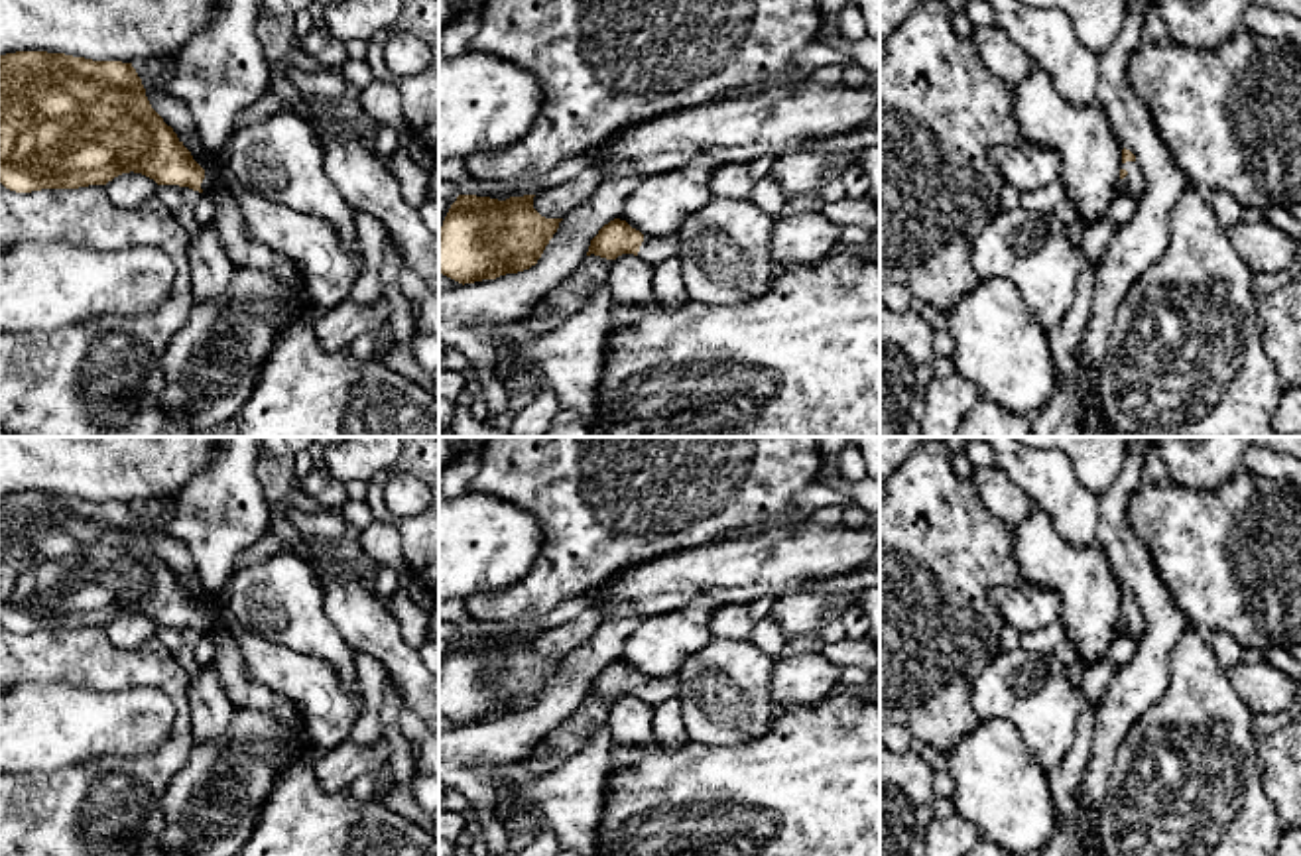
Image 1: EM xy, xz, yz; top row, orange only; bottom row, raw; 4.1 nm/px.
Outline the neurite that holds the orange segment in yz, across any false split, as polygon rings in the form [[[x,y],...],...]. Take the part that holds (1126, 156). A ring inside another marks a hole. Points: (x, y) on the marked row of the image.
[[[1122,150],[1122,169],[1118,187],[1122,193],[1140,195],[1144,191],[1142,167],[1136,161],[1136,155],[1130,150]]]

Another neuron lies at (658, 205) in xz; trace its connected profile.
[[[689,165],[669,173],[646,175],[624,201],[622,218],[651,238],[677,234],[689,214],[697,214],[711,199],[712,169]]]

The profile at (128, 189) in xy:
[[[122,173],[104,185],[114,207],[132,209],[155,195],[157,183],[142,173]]]

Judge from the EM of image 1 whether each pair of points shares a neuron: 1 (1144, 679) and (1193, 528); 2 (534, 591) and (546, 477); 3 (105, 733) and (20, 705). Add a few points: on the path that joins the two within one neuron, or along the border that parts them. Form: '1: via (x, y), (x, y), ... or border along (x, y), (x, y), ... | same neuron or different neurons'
1: border along (1150, 553), (1160, 581), (1191, 626) | different neurons
2: via (556, 563), (556, 504) | same neuron
3: via (83, 725), (42, 725) | same neuron

